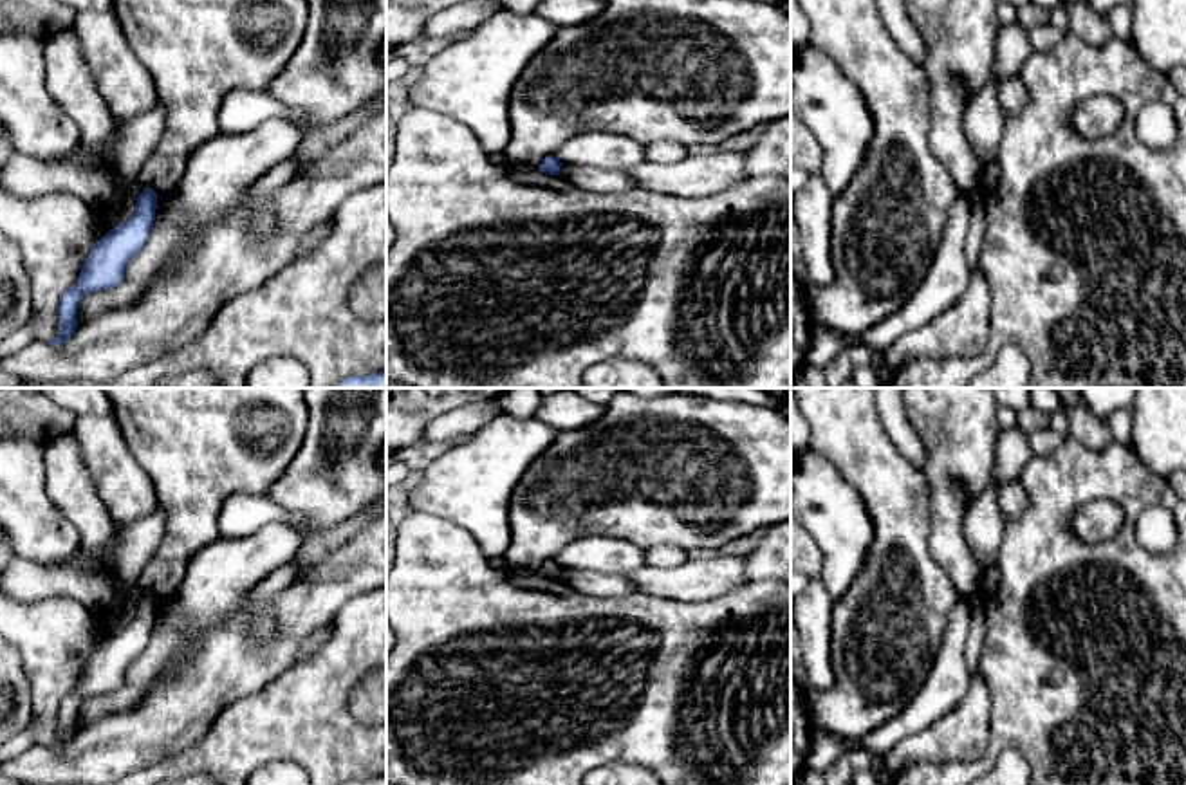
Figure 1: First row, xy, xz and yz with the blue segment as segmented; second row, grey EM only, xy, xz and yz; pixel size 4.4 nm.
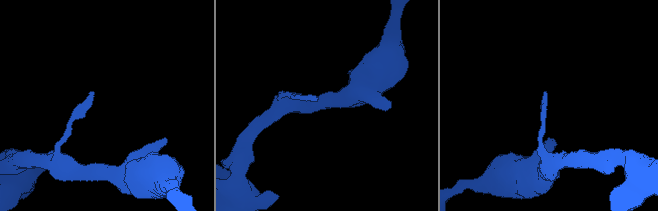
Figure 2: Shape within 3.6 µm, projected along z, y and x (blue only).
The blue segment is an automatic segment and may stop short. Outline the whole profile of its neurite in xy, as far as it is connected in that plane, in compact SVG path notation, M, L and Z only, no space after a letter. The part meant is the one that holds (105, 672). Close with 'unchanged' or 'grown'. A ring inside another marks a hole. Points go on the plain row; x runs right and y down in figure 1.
M144 592L137 601L132 621L94 648L78 686L60 704L60 736L51 749L60 751L76 736L76 718L88 697L114 693L123 686L128 666L143 653L152 639L155 614L157 597Z | unchanged

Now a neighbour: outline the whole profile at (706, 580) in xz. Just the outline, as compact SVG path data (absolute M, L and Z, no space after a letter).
M746 556L686 561L675 568L643 565L626 577L637 592L677 601L709 601L746 583Z

